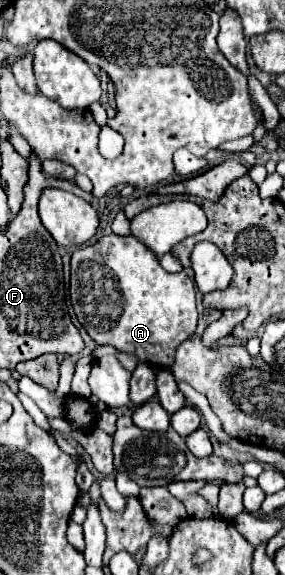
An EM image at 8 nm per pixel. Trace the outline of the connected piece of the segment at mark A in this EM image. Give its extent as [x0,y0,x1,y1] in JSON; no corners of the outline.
[71,235,197,367]

